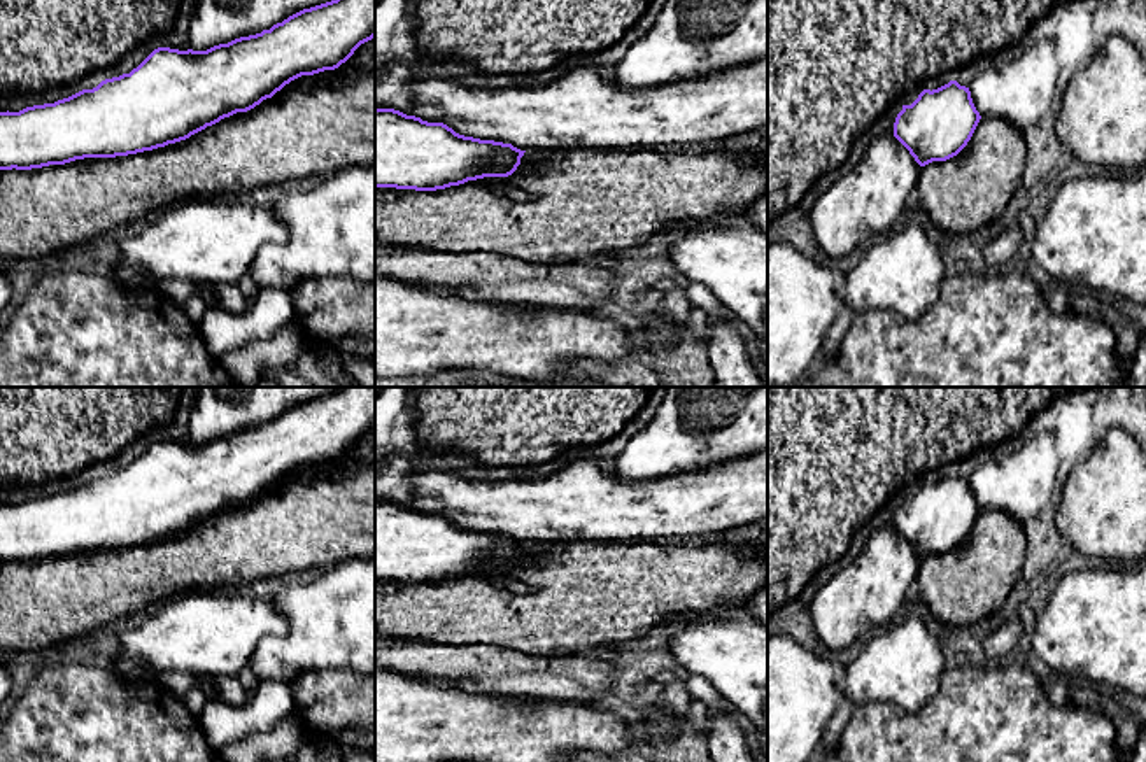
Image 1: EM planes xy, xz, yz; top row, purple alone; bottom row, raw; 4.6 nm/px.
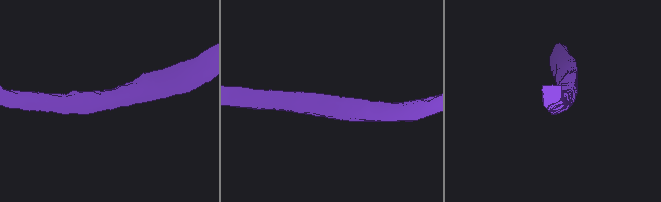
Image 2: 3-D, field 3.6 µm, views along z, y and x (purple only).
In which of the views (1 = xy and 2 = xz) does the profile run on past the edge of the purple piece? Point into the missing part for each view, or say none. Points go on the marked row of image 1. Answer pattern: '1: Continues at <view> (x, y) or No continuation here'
1: No continuation here
2: No continuation here

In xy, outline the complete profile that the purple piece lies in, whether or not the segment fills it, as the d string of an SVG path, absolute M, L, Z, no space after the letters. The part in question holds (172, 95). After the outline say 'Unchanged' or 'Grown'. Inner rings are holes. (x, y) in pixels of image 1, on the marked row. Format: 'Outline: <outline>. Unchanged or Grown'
Outline: M331 0L303 9L270 30L207 51L158 47L130 74L105 79L93 89L19 112L0 112L0 170L32 170L84 158L128 156L186 140L224 117L254 109L301 75L338 68L373 37L375 0Z. Unchanged

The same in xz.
Outline: M375 109L375 187L436 191L484 177L508 177L524 152L512 144L459 135L443 123Z. Unchanged

